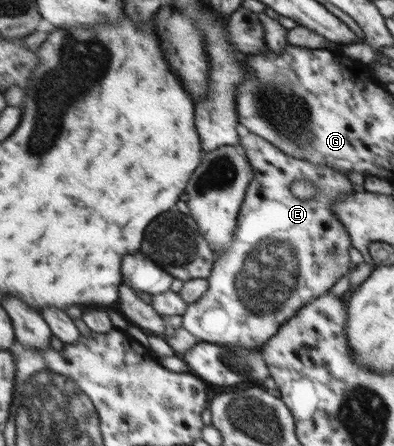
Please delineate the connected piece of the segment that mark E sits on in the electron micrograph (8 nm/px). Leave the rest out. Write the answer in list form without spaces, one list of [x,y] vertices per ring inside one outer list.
[[[242,131],[239,137],[239,144],[244,149],[244,155],[251,167],[251,181],[248,186],[244,202],[242,202],[242,208],[238,213],[236,219],[236,237],[233,235],[233,244],[229,249],[221,251],[213,265],[213,269],[210,275],[208,291],[197,299],[195,302],[189,303],[186,306],[185,312],[182,316],[182,327],[187,329],[196,339],[200,342],[208,342],[213,344],[225,345],[230,348],[241,347],[247,350],[260,351],[262,347],[278,330],[279,327],[287,322],[301,307],[310,303],[313,299],[328,293],[328,291],[337,283],[343,276],[349,274],[351,267],[351,257],[349,256],[349,249],[352,247],[348,232],[345,227],[340,224],[340,220],[336,218],[334,214],[334,201],[338,199],[339,195],[347,194],[350,192],[356,192],[363,190],[363,188],[356,187],[348,180],[347,176],[340,174],[337,170],[332,168],[322,168],[322,166],[316,166],[306,159],[296,159],[294,157],[284,154],[278,150],[274,145],[270,144],[258,135],[250,131]]]

